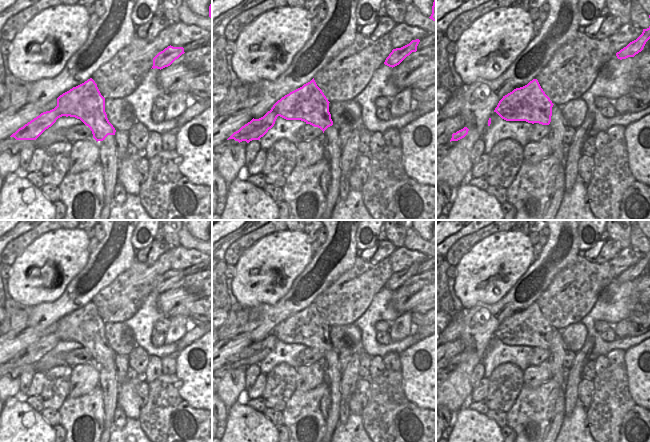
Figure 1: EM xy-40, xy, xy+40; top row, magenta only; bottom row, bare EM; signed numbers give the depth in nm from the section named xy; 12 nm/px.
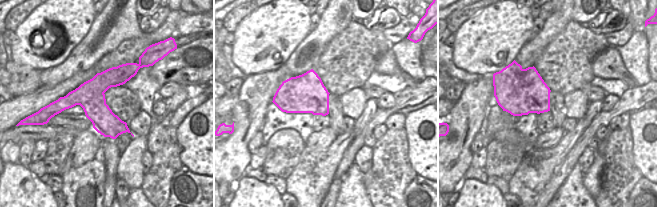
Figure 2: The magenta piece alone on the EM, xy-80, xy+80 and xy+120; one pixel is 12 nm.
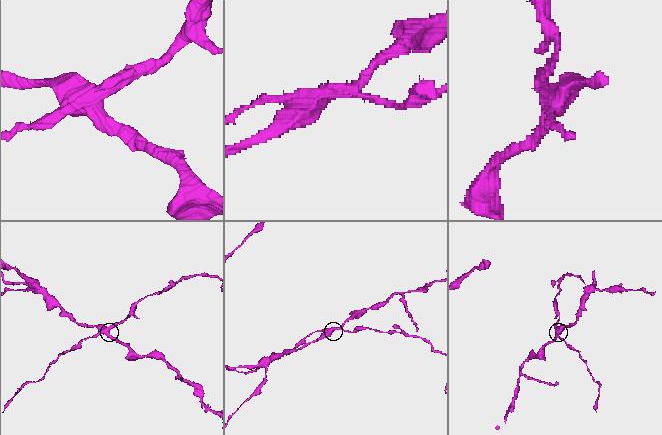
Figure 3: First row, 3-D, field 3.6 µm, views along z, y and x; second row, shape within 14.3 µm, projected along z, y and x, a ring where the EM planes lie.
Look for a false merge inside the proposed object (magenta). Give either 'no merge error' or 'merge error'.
merge error

